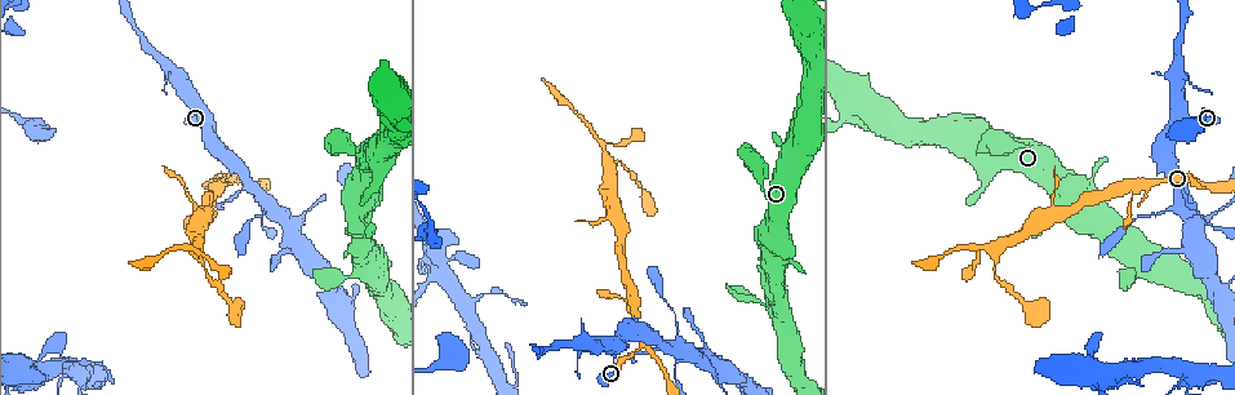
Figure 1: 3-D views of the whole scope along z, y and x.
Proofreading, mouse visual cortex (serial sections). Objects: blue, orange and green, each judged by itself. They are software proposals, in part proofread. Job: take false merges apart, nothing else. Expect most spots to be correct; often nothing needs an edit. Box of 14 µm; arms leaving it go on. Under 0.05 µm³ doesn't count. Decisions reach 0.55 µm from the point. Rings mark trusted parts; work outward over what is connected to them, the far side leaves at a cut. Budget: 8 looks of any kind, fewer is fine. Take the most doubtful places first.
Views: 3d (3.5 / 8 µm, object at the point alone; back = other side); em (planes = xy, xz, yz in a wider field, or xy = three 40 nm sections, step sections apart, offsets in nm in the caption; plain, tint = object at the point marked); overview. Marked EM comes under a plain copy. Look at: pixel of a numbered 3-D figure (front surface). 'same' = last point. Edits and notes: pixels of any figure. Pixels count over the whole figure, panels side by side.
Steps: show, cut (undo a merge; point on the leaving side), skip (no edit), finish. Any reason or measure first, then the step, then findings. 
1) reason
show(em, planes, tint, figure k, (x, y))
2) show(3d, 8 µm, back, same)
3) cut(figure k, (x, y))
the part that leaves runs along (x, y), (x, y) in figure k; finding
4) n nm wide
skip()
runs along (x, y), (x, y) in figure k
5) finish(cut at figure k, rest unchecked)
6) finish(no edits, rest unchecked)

branch point
show(3d, 3.5 µm, back, figure 1, (607, 161))

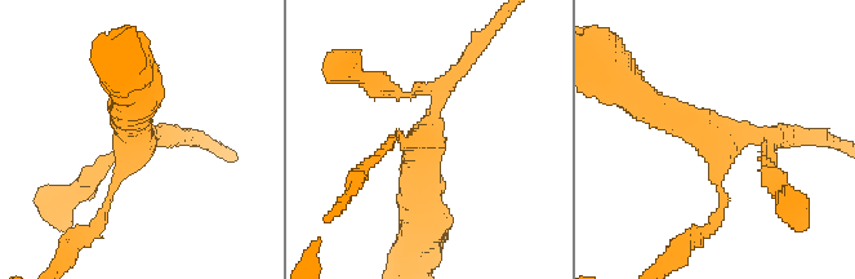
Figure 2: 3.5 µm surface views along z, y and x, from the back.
show(em, planes, tint, figure 2, (137, 142))

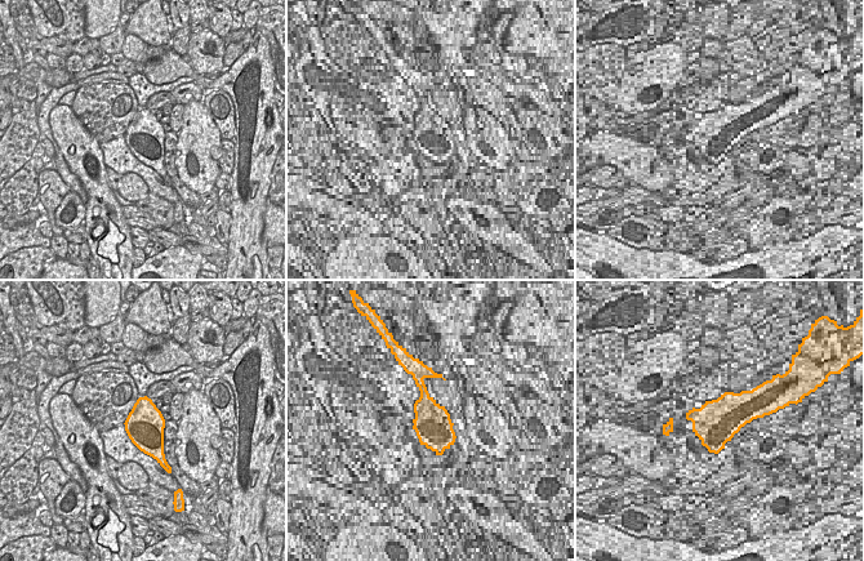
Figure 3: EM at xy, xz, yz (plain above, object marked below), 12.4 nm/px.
skip()
all the same cell

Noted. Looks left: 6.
show(3d, 8 µm, figure 1, (673, 352))

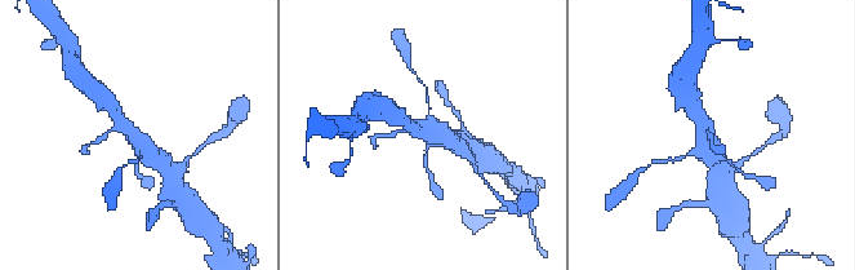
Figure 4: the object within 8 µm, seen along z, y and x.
4 arms; arms of 150, 150, 400, 600 nm; now the EM
show(em, xy, step 2, tint, figure 4, (707, 142))

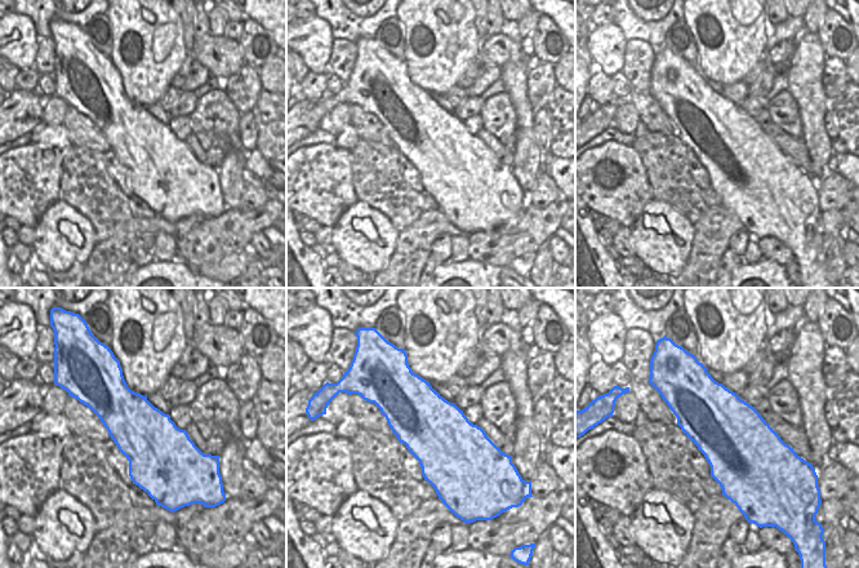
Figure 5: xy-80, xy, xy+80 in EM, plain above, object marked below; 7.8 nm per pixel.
skip()
runs along (115, 110), (121, 124), (164, 166) in figure 4; all the same cell

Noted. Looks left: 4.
abrupt turn
show(3d, 8 µm, figure 1, (1132, 256))

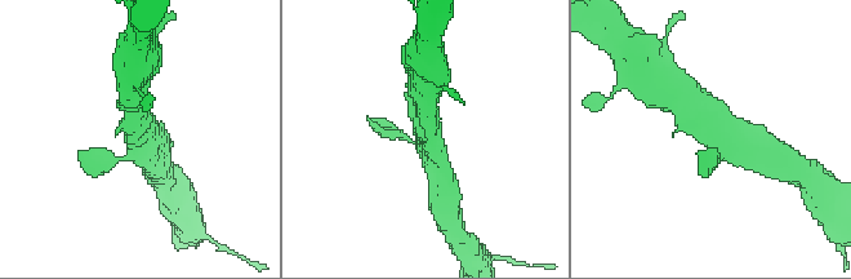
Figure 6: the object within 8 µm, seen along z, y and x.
show(3d, 3.5 µm, figure 6, (711, 137))

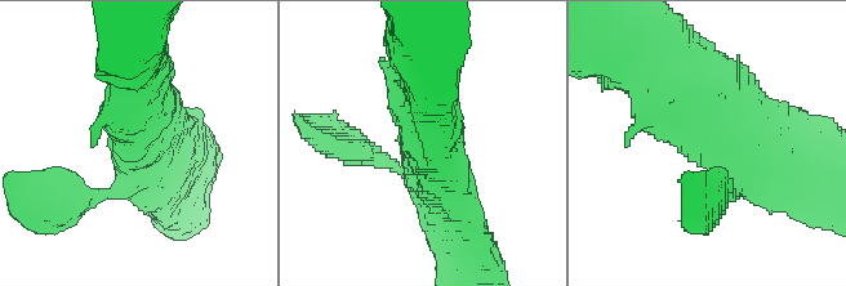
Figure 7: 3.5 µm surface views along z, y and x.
need the tissue
show(em, xy, step 3, tint, figure 7, (714, 139))

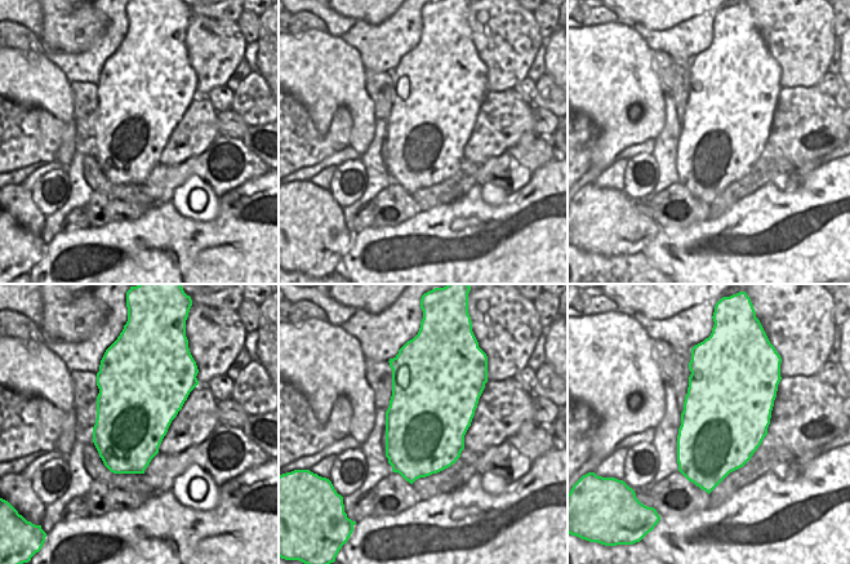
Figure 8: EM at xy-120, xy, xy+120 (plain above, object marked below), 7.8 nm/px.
skip()
runs along (655, 74), (731, 117), (787, 173) in figure 7; continuous, no second cell

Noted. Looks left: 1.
finish(no edits, rest unchecked)

